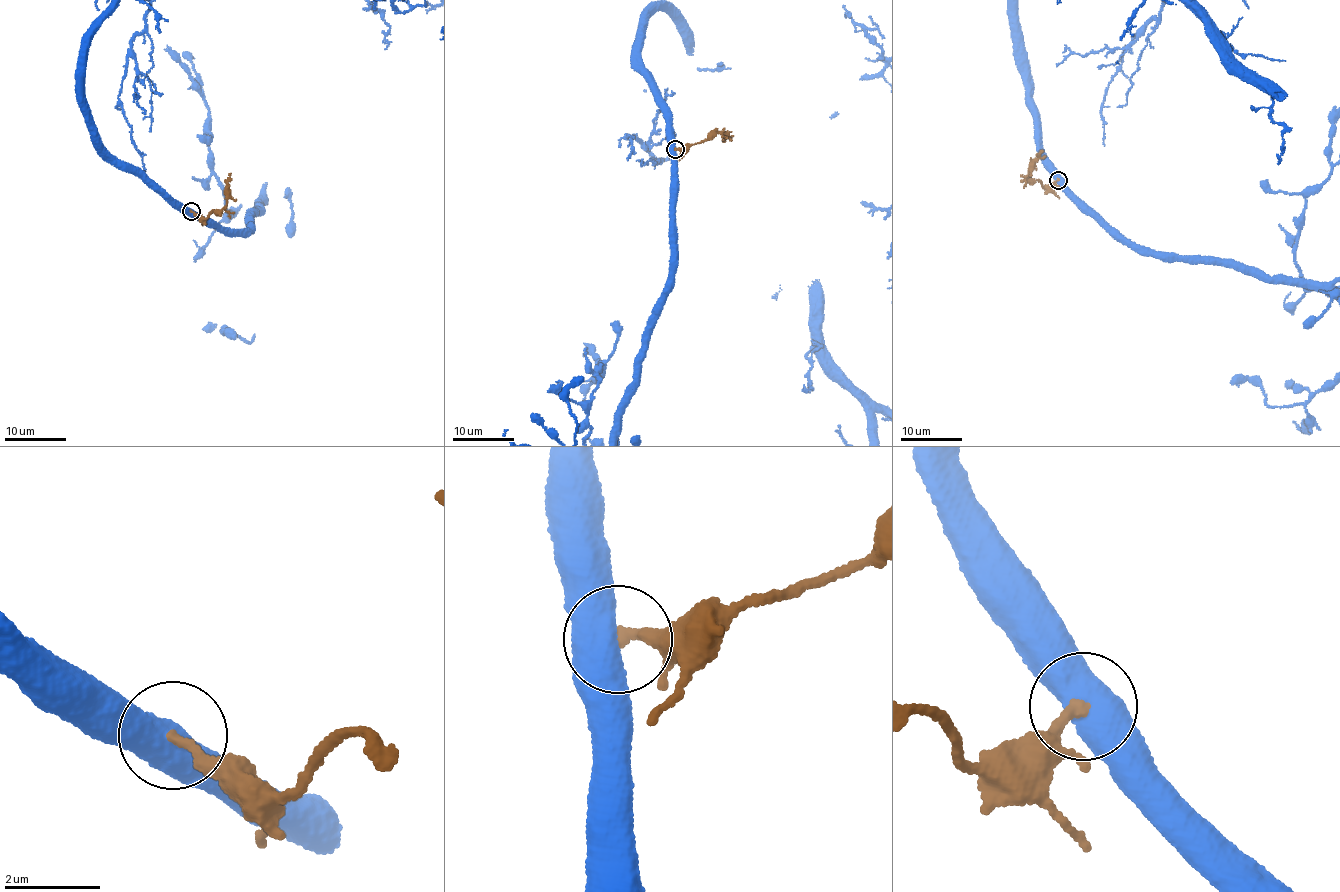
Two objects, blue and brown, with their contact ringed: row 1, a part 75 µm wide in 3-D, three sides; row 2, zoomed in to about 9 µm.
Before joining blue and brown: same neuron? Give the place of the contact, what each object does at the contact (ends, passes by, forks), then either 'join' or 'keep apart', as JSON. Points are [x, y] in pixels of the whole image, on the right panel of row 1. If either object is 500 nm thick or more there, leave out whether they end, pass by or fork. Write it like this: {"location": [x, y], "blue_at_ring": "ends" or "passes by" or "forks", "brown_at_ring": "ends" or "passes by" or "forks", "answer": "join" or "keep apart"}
{"location": [1058, 180], "answer": "keep apart"}

